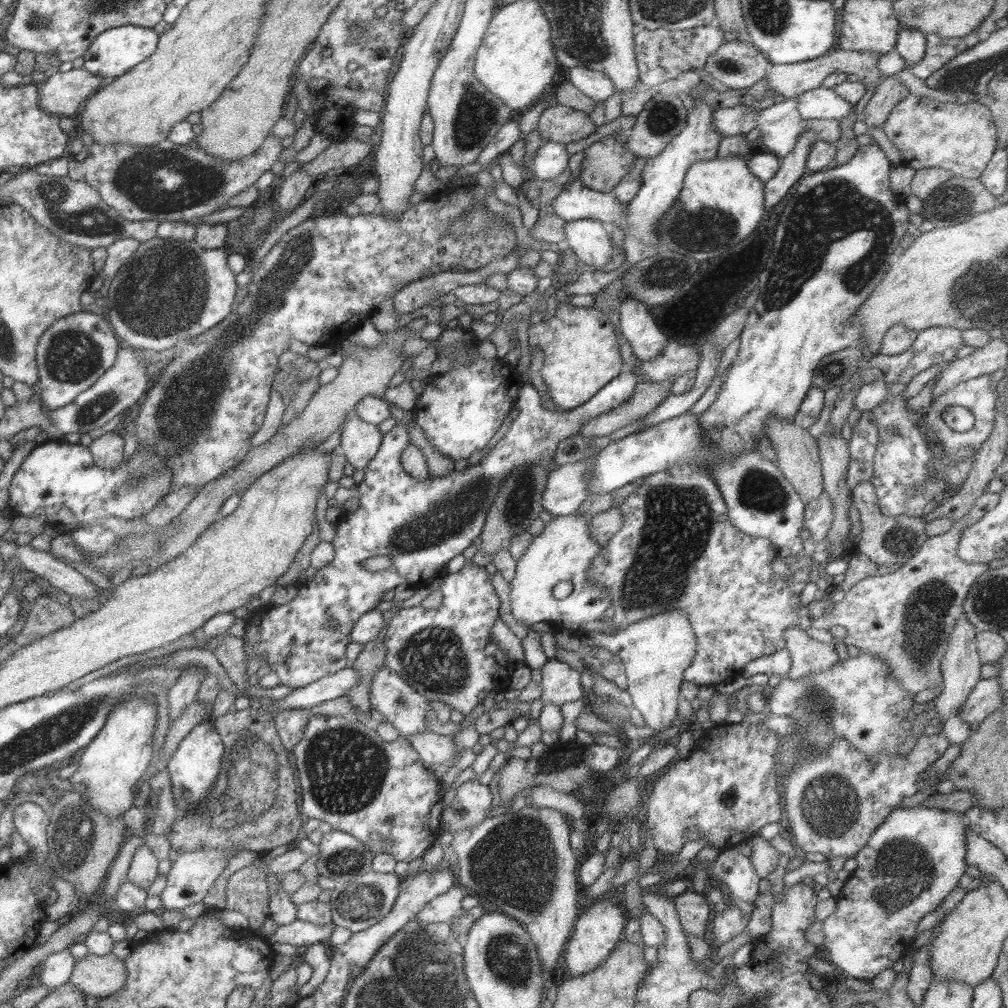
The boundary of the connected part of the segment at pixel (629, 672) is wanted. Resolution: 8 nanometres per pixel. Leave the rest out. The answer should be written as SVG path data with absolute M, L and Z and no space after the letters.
M671 609L639 619L613 633L587 630L579 634L583 644L587 642L587 646L593 646L595 642L596 647L619 656L626 674L631 708L636 708L644 724L656 733L668 728L675 718L679 688L683 682L682 674L695 655L695 635L685 616L681 609Z

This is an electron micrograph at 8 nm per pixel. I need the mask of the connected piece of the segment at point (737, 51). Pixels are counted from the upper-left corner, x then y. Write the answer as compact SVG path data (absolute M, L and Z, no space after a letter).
M725 41L702 66L729 89L744 89L765 77L773 63L745 41Z

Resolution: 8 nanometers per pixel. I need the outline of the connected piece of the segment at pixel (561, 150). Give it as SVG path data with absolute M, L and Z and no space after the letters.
M544 141L544 144L535 150L531 157L533 177L543 181L561 175L567 167L569 154L565 151L565 145L559 142Z

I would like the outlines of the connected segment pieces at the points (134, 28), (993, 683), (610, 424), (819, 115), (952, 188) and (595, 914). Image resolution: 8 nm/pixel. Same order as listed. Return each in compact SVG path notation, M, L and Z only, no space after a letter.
M137 25L116 26L101 32L93 42L89 44L87 51L83 53L82 68L93 76L101 78L118 77L129 69L143 62L156 50L158 34L152 28L143 28Z
M980 678L959 709L959 718L969 724L981 722L993 710L1001 709L1003 701L1000 678Z
M675 379L663 383L637 382L629 400L605 414L589 418L585 424L581 424L579 435L582 438L607 437L613 430L623 428L649 415L671 394L673 381Z
M815 87L796 97L802 120L841 120L853 109L852 104L843 100L832 88Z
M952 177L939 187L935 187L933 192L923 200L921 216L923 220L932 222L935 228L947 228L947 226L967 222L977 213L991 210L998 204L995 197L987 192L978 179Z
M593 900L578 912L573 932L567 939L563 950L565 966L571 976L579 976L593 970L602 963L614 949L616 942L622 938L627 918L617 904L611 900Z

